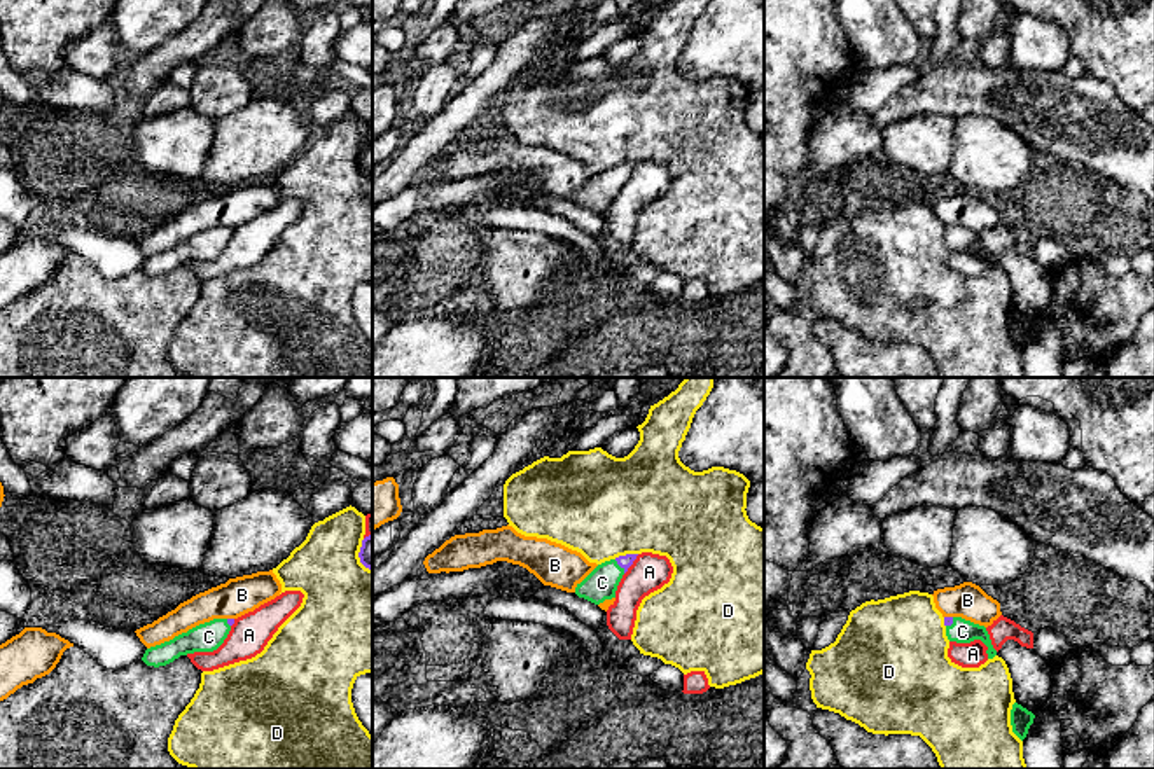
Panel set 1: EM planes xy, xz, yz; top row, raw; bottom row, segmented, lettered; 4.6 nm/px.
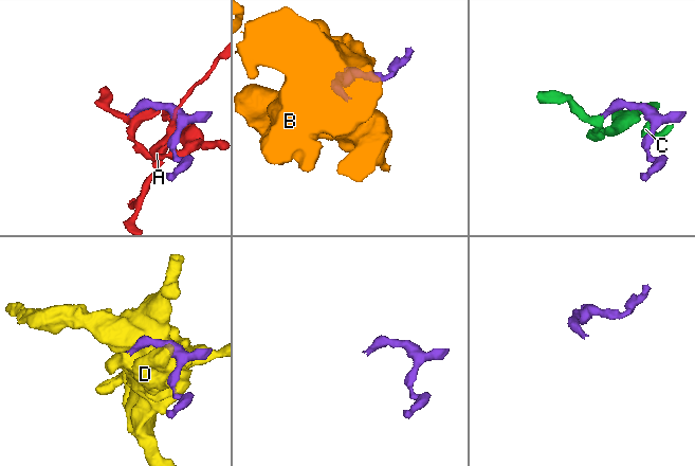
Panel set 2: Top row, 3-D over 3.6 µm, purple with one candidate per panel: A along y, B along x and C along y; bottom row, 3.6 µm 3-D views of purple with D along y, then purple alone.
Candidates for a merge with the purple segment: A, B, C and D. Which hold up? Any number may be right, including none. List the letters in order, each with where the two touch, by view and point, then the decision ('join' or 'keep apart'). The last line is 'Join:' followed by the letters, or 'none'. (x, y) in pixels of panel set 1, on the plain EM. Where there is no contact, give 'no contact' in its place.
A: meets purple in xz at (632, 172); keep apart
B: meets purple in yz at (948, 226); keep apart
C: meets purple in xz at (619, 173); join
D: meets purple in xz at (626, 163); keep apart
Join: C

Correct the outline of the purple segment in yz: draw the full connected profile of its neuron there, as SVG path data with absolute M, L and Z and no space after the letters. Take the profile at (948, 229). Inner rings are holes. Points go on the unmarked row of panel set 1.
M944 225L944 234L949 250L970 252L974 248L981 248L988 255L988 267L993 267L997 264L997 259L993 257L990 243L984 234L974 232L962 225Z

